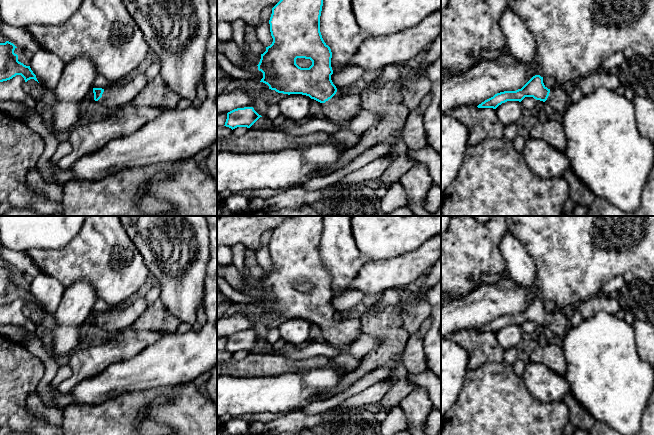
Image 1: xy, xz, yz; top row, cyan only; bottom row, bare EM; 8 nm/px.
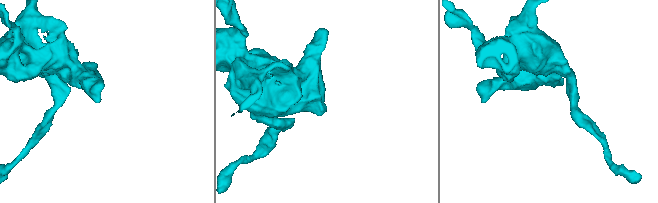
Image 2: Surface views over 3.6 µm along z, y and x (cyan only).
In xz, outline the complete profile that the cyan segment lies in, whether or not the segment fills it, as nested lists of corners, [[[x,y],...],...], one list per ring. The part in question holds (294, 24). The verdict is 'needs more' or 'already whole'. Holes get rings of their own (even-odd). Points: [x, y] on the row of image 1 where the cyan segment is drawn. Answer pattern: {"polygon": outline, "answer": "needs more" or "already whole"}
{"polygon": [[[280,0],[273,8],[269,20],[270,32],[273,42],[266,47],[266,51],[261,54],[258,70],[263,73],[263,82],[269,89],[283,94],[302,94],[309,96],[322,104],[323,115],[334,123],[350,122],[362,110],[361,97],[359,94],[338,95],[337,88],[331,80],[333,70],[331,67],[332,52],[330,47],[324,42],[320,32],[320,16],[323,0]],[[297,58],[310,59],[312,65],[309,68],[301,68],[296,64]]], "answer": "needs more"}

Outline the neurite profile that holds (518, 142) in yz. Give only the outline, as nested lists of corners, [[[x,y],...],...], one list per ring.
[[[518,135],[512,140],[512,144],[513,144],[514,149],[517,152],[521,153],[524,149],[525,140],[521,136]]]

